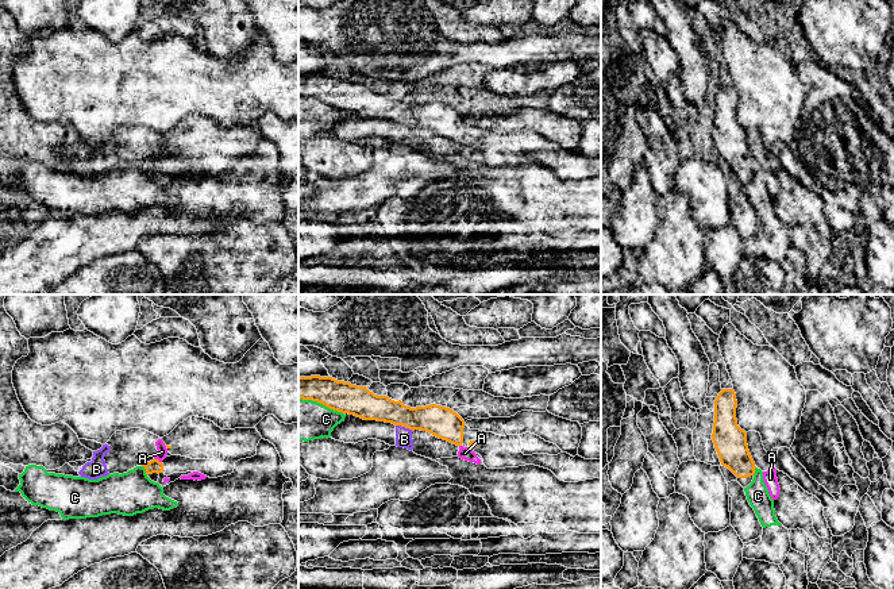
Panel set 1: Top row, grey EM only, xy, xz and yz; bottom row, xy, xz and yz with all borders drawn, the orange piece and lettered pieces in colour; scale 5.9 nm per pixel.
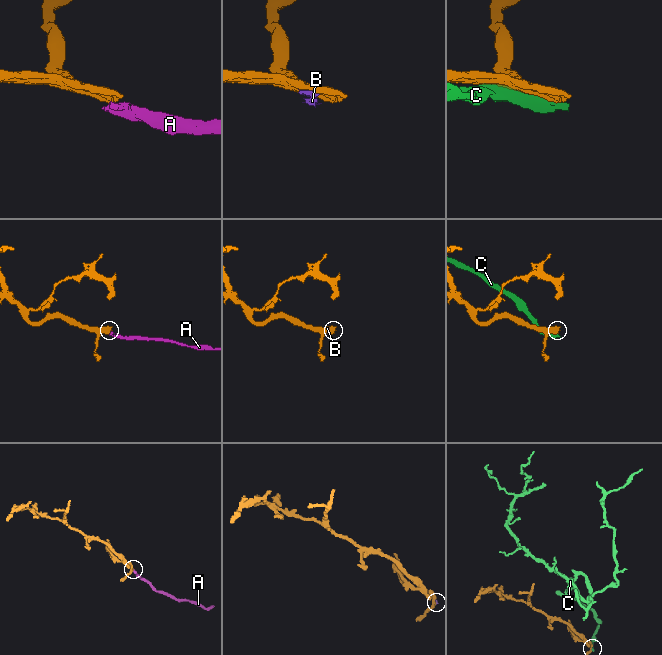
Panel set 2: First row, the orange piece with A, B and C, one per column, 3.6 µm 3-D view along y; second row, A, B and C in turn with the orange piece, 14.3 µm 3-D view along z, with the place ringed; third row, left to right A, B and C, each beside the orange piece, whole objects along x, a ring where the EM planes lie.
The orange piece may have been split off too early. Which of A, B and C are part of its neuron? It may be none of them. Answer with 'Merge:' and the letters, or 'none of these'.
Merge: none of these

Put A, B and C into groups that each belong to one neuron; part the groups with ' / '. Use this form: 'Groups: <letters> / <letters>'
Groups: A B / C

